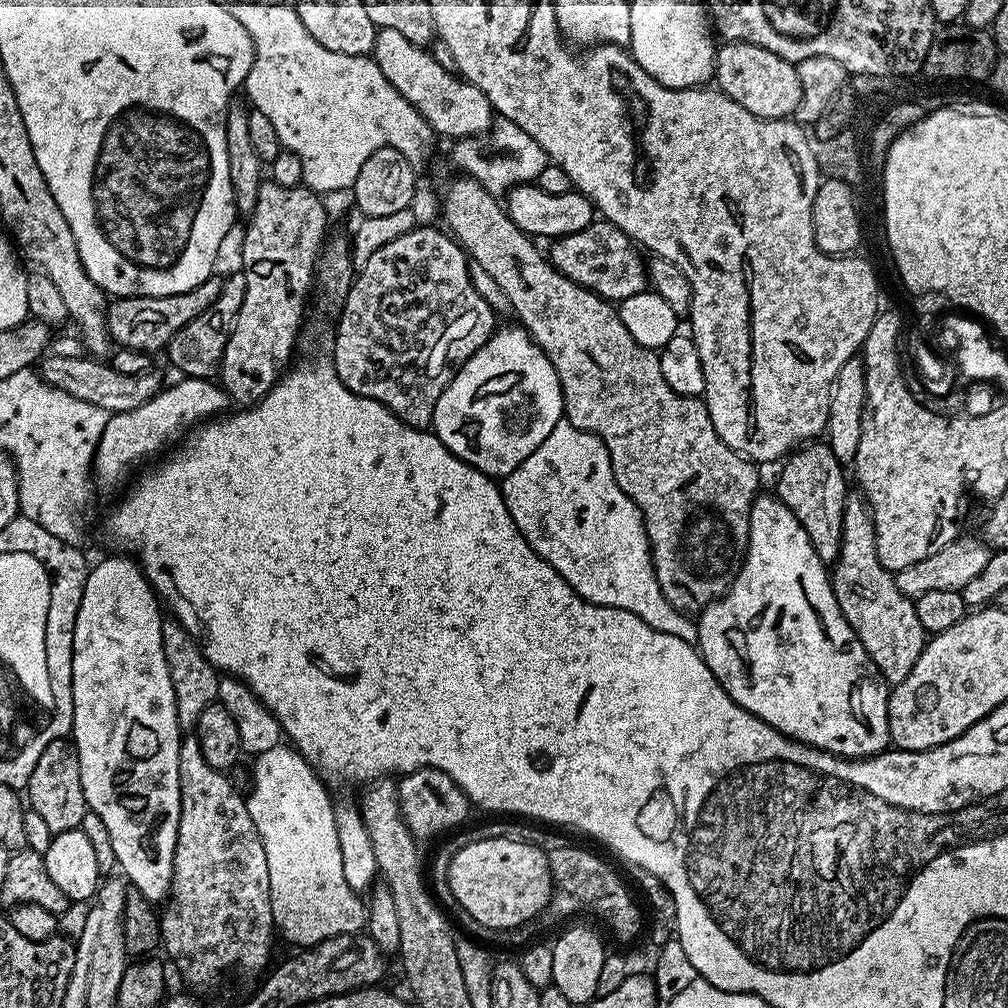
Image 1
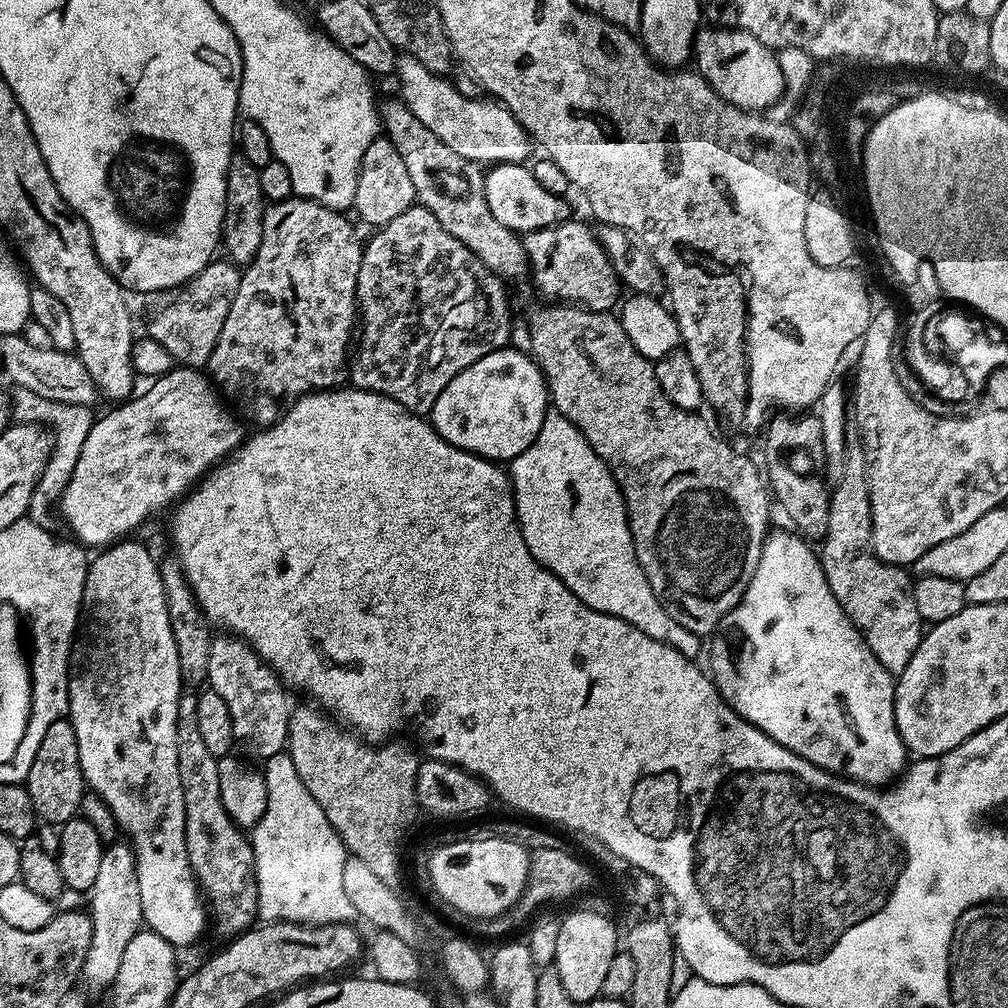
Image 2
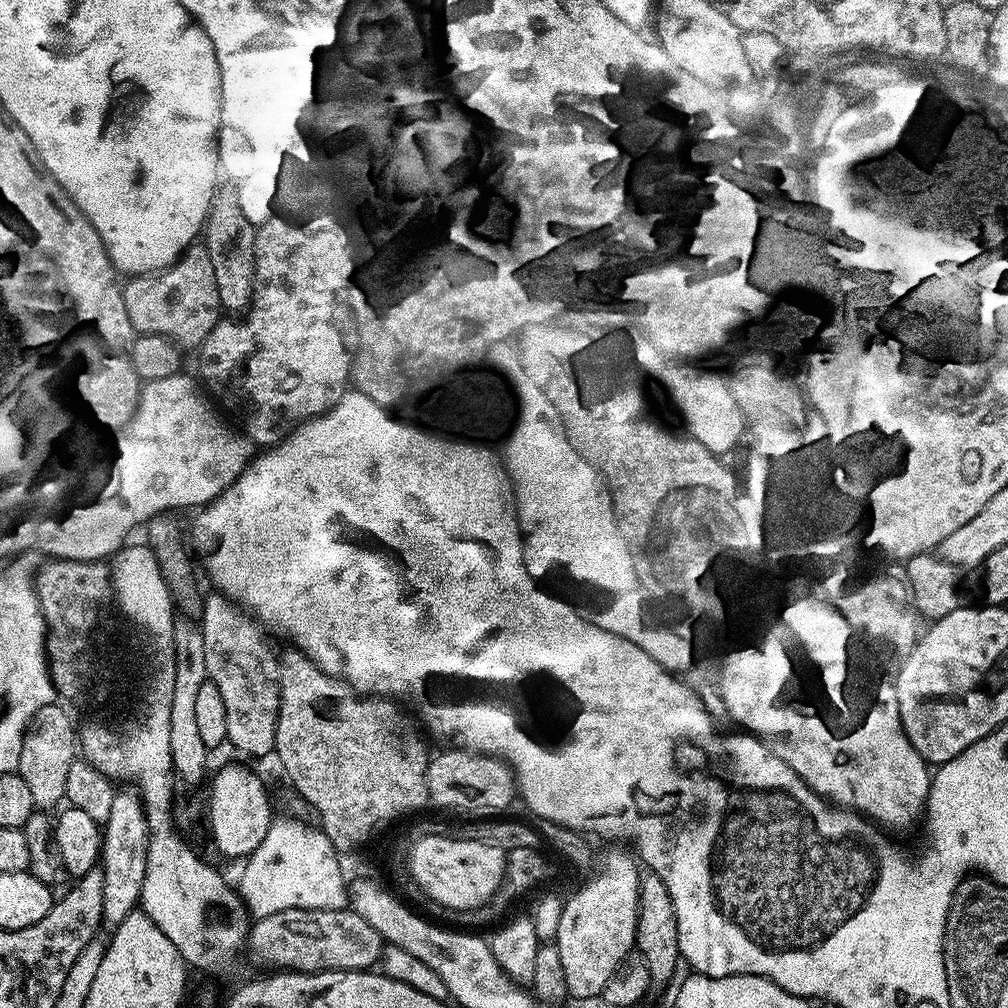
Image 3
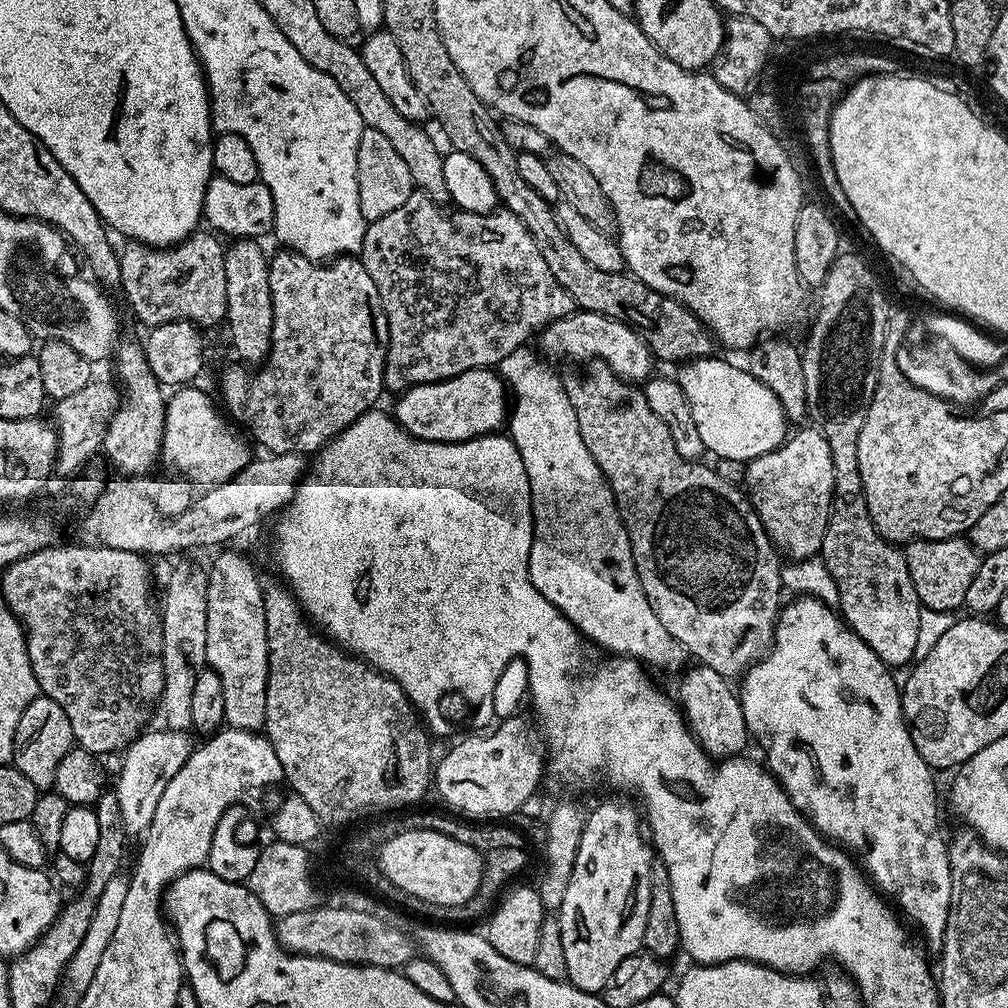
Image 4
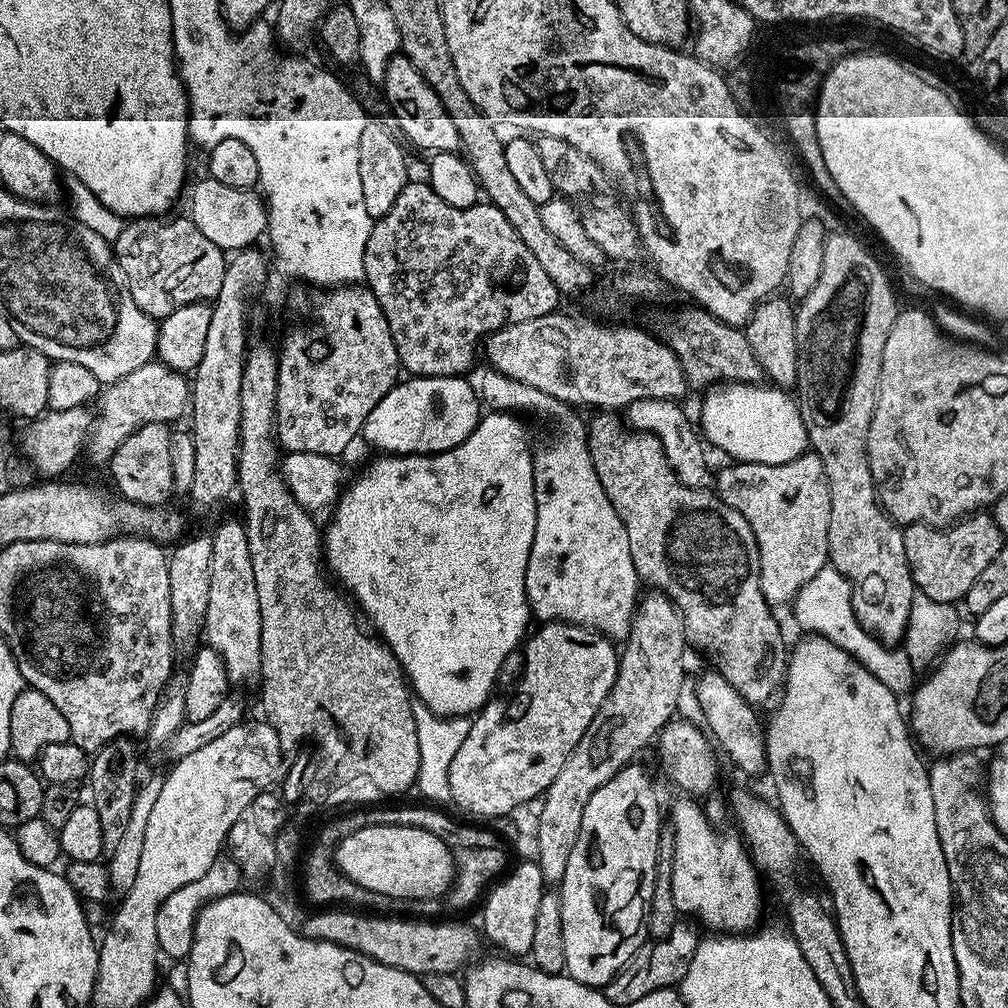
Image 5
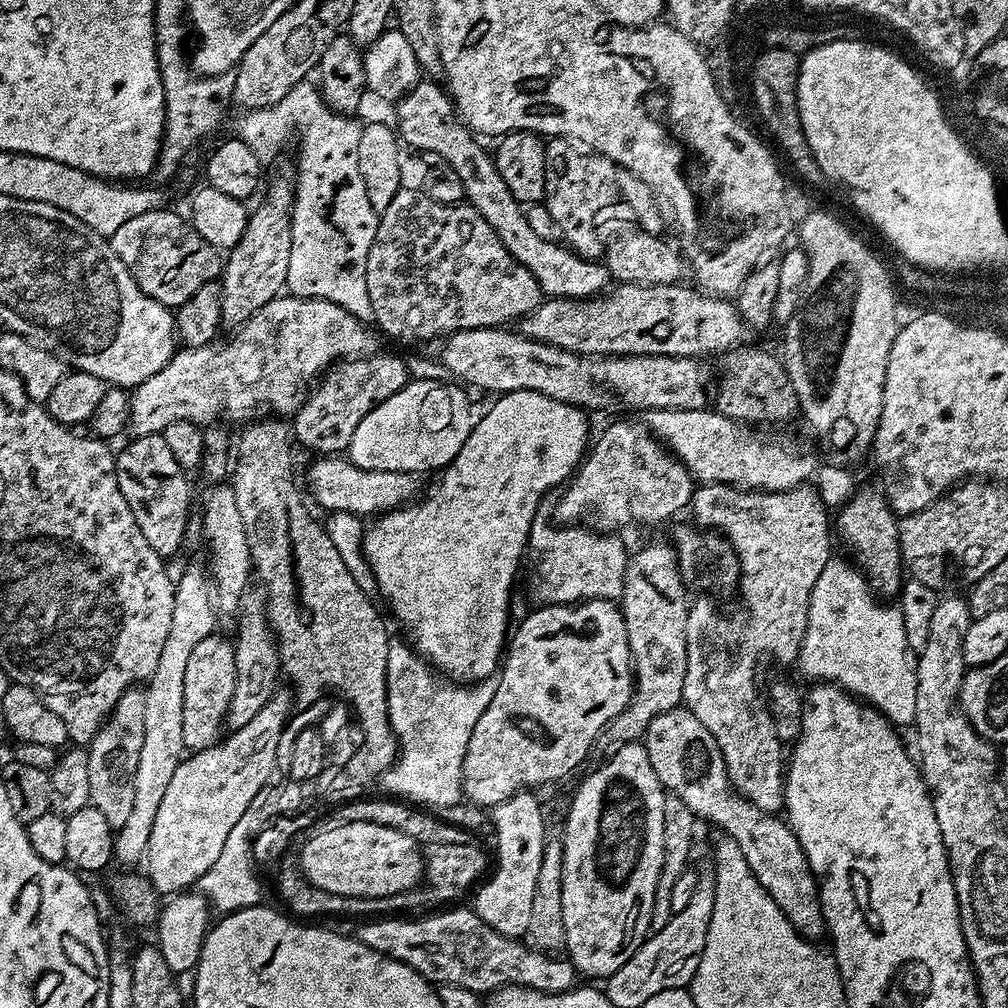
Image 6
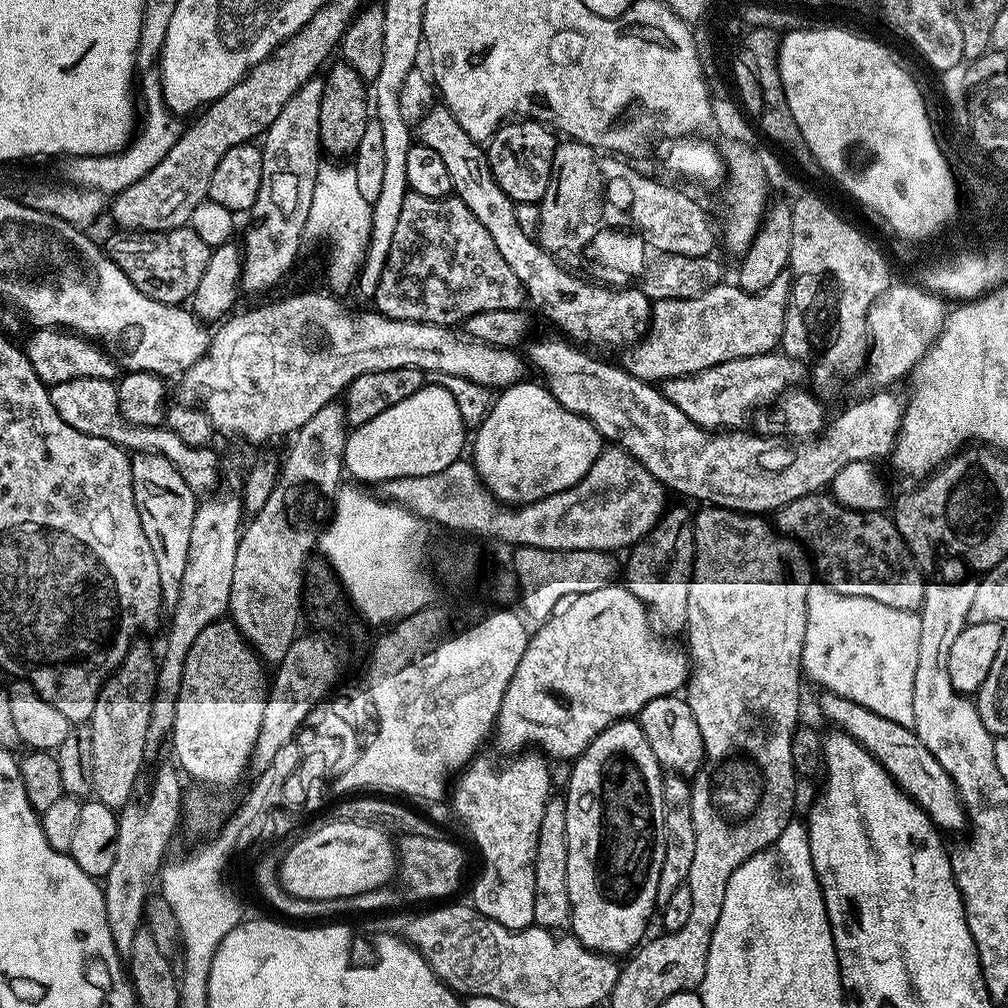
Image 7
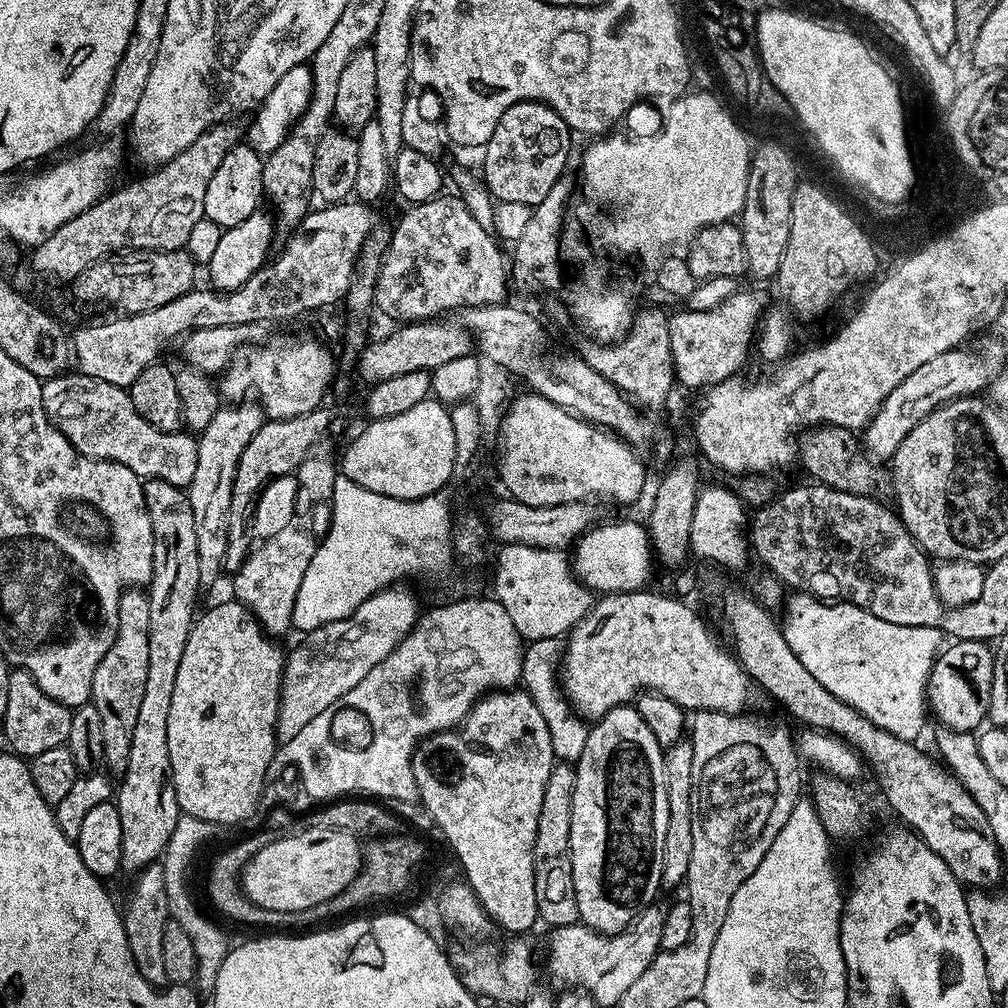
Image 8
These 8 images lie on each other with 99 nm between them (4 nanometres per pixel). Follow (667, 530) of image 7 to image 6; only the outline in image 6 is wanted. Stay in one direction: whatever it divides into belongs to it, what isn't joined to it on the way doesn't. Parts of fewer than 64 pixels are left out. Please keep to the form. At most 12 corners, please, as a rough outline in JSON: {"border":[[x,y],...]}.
{"border":[[671,543],[633,551],[618,601],[634,691],[605,733],[683,703],[689,589]]}

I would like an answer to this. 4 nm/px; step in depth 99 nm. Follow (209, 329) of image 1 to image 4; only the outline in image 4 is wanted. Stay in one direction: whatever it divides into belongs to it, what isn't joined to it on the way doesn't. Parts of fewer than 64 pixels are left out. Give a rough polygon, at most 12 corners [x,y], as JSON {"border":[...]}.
{"border":[[197,230],[128,242],[119,287],[144,326],[225,319],[226,248]]}

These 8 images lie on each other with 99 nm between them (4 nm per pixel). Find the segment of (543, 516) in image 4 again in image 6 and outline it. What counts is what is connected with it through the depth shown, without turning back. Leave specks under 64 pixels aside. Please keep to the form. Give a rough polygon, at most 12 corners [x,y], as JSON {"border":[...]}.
{"border":[[532,522],[541,605],[619,601],[620,536]]}

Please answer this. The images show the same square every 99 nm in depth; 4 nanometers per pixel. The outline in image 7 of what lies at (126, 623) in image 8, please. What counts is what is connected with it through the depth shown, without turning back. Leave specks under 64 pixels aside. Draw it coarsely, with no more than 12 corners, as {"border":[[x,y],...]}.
{"border":[[133,639],[90,719],[92,796],[137,795],[158,656]]}

